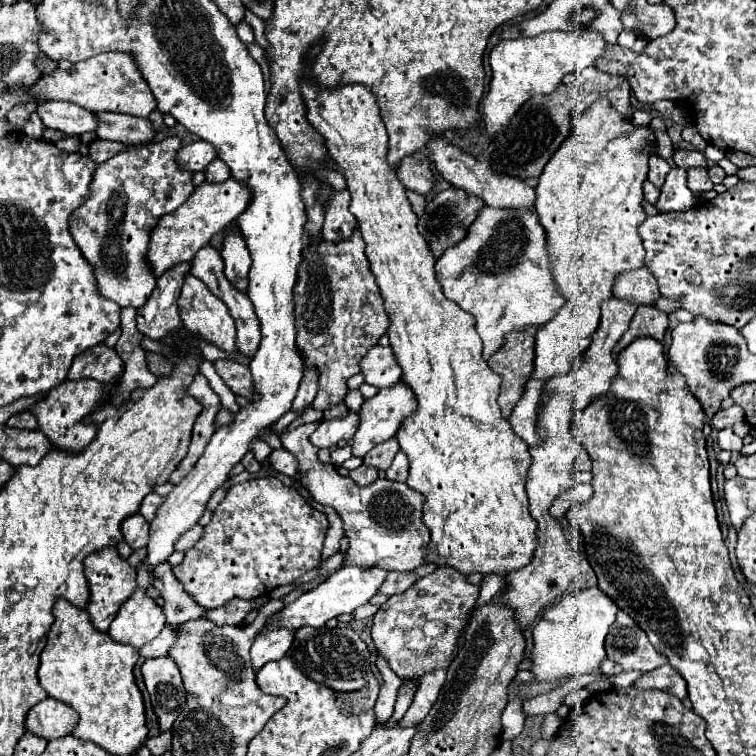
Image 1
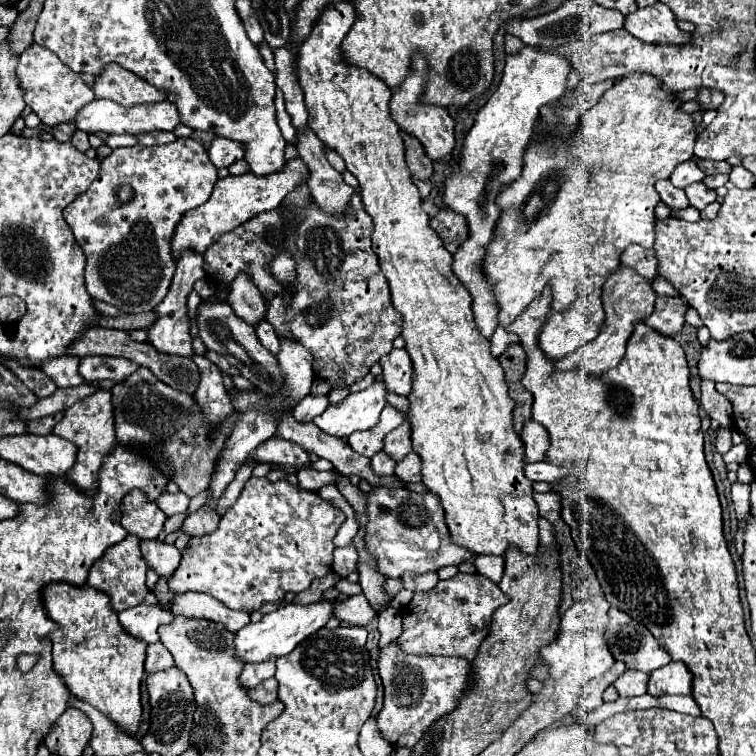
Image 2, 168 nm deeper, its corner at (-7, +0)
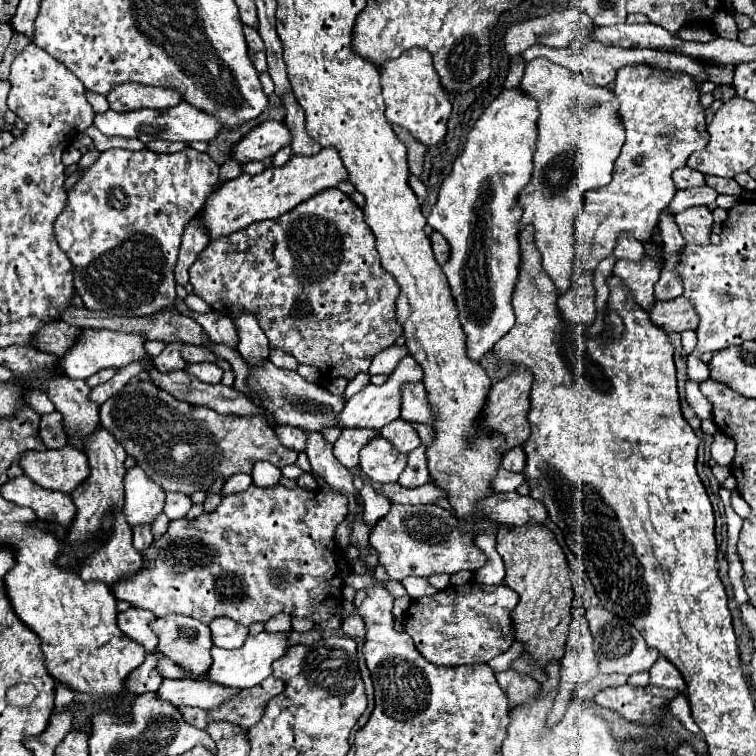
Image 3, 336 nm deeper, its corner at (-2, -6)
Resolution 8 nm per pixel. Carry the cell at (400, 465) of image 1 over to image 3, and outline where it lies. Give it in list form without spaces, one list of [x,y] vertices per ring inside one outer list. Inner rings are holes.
[[[420,445],[418,449],[410,451],[408,455],[408,467],[404,469],[404,473],[400,475],[398,483],[402,487],[408,487],[408,489],[414,489],[414,487],[420,487],[424,485],[426,481],[430,481],[430,473],[428,473],[428,467],[426,467],[426,445]]]

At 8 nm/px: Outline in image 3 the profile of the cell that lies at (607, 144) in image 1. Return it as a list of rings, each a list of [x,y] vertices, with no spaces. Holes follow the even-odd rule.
[[[648,63],[642,65],[626,65],[618,69],[618,77],[614,83],[614,95],[622,101],[622,123],[626,129],[626,143],[622,147],[620,157],[614,165],[614,179],[610,185],[588,191],[584,197],[582,213],[574,221],[574,233],[576,233],[576,273],[574,273],[574,285],[570,291],[562,293],[558,297],[558,307],[562,311],[562,317],[566,321],[572,321],[580,325],[582,329],[588,329],[592,321],[596,319],[596,307],[594,307],[594,285],[592,285],[593,272],[596,265],[608,257],[618,241],[620,231],[626,231],[634,235],[638,241],[644,241],[652,235],[654,227],[658,225],[658,213],[668,207],[676,193],[676,185],[672,181],[672,171],[686,165],[686,159],[692,151],[704,149],[708,143],[708,131],[706,131],[706,113],[700,105],[700,85],[690,75],[672,75],[666,69],[652,67]],[[636,157],[644,157],[640,165],[632,163]]]

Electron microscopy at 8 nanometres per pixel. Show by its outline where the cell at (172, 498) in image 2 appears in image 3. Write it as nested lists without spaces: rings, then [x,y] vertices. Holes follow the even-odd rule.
[[[168,493],[166,503],[164,503],[164,513],[168,519],[178,519],[184,517],[192,507],[192,499],[186,493]]]

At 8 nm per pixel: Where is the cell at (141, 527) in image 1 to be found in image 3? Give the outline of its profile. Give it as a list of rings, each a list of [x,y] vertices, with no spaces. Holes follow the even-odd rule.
[[[134,465],[126,473],[126,503],[124,503],[124,515],[130,527],[148,523],[152,525],[154,517],[162,513],[164,507],[164,497],[166,493],[162,491],[160,485],[150,481],[142,467]]]

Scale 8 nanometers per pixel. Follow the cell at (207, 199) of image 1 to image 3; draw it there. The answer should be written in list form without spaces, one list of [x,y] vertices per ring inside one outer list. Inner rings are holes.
[[[324,147],[316,155],[292,155],[290,161],[282,167],[266,167],[258,175],[242,173],[236,179],[226,181],[218,191],[214,191],[204,205],[204,227],[208,229],[210,239],[230,235],[248,227],[250,223],[276,219],[286,211],[294,209],[298,203],[316,195],[318,191],[338,187],[340,181],[348,179],[348,171],[342,165],[342,159],[334,147]]]

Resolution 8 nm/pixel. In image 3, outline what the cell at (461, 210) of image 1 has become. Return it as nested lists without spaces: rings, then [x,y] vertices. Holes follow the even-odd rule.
[[[438,231],[432,233],[430,241],[432,241],[432,249],[434,249],[438,265],[444,265],[448,261],[448,257],[450,257],[450,245],[448,245],[448,241]]]

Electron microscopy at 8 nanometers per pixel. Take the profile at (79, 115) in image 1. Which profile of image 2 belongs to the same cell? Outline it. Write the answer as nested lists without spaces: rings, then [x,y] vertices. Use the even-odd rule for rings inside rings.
[[[95,99],[81,107],[75,115],[75,127],[85,133],[145,133],[145,131],[173,131],[179,125],[179,113],[173,103],[161,101],[161,103],[147,103],[147,105],[135,105],[135,107],[119,107],[113,101],[107,99]]]

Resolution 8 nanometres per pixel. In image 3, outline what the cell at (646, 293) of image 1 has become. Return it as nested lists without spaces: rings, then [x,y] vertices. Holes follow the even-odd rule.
[[[622,233],[622,237],[618,237],[618,245],[614,247],[614,255],[616,259],[632,259],[632,261],[640,261],[642,259],[642,243],[634,237],[630,237],[630,233]]]

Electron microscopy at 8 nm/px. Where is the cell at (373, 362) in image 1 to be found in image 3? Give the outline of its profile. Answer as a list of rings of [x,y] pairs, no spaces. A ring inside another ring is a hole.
[[[410,383],[402,389],[402,415],[404,421],[434,425],[434,411],[430,409],[426,389],[422,383]]]

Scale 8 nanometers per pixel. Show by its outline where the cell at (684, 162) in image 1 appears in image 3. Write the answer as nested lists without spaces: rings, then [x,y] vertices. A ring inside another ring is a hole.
[[[708,175],[706,177],[706,185],[710,185],[712,189],[716,189],[716,193],[724,193],[724,195],[742,195],[742,187],[734,181],[734,179],[722,179],[722,177],[714,177]]]

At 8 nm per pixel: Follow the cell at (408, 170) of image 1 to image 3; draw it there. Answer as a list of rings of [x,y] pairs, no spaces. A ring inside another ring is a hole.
[[[394,127],[394,131],[400,137],[400,141],[404,141],[406,149],[408,149],[408,167],[410,167],[410,173],[412,175],[420,175],[422,173],[422,165],[424,165],[426,147],[420,141],[416,141],[414,137],[410,137],[410,133],[406,133],[406,129]]]

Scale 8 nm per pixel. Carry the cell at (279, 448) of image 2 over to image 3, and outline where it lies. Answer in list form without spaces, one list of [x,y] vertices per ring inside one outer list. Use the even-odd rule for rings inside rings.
[[[132,381],[118,395],[110,397],[100,407],[100,423],[166,493],[182,491],[192,495],[220,477],[252,473],[256,461],[270,461],[282,469],[298,457],[296,451],[278,443],[266,417],[220,415],[210,407],[178,401],[148,381]]]

